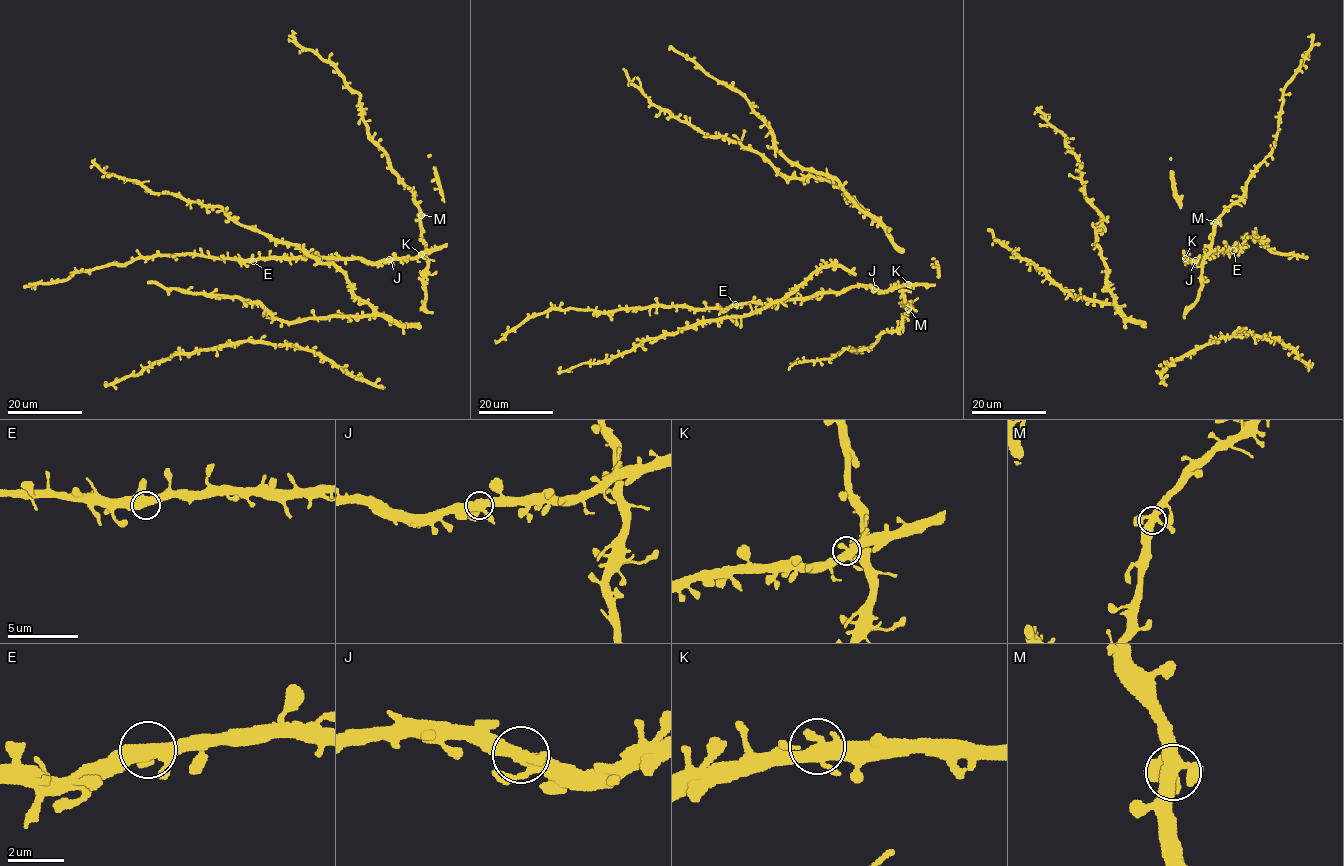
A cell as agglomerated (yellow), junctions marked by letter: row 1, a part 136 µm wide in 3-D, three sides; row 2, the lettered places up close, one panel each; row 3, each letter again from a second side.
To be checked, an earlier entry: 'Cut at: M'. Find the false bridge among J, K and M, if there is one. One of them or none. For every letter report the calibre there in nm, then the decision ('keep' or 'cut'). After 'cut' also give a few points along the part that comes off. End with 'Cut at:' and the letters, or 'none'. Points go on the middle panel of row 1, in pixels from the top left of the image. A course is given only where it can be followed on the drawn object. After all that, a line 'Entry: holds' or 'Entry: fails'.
J: 440 nm thick; keep
K: 420 nm thick; keep
M: 420 nm thick; keep
Cut at: none
Entry: fails

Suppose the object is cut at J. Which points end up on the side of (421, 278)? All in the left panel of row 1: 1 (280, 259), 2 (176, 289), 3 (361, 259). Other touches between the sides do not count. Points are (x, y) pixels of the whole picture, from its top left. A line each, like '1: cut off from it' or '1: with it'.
1: cut off from it
2: with it
3: cut off from it

